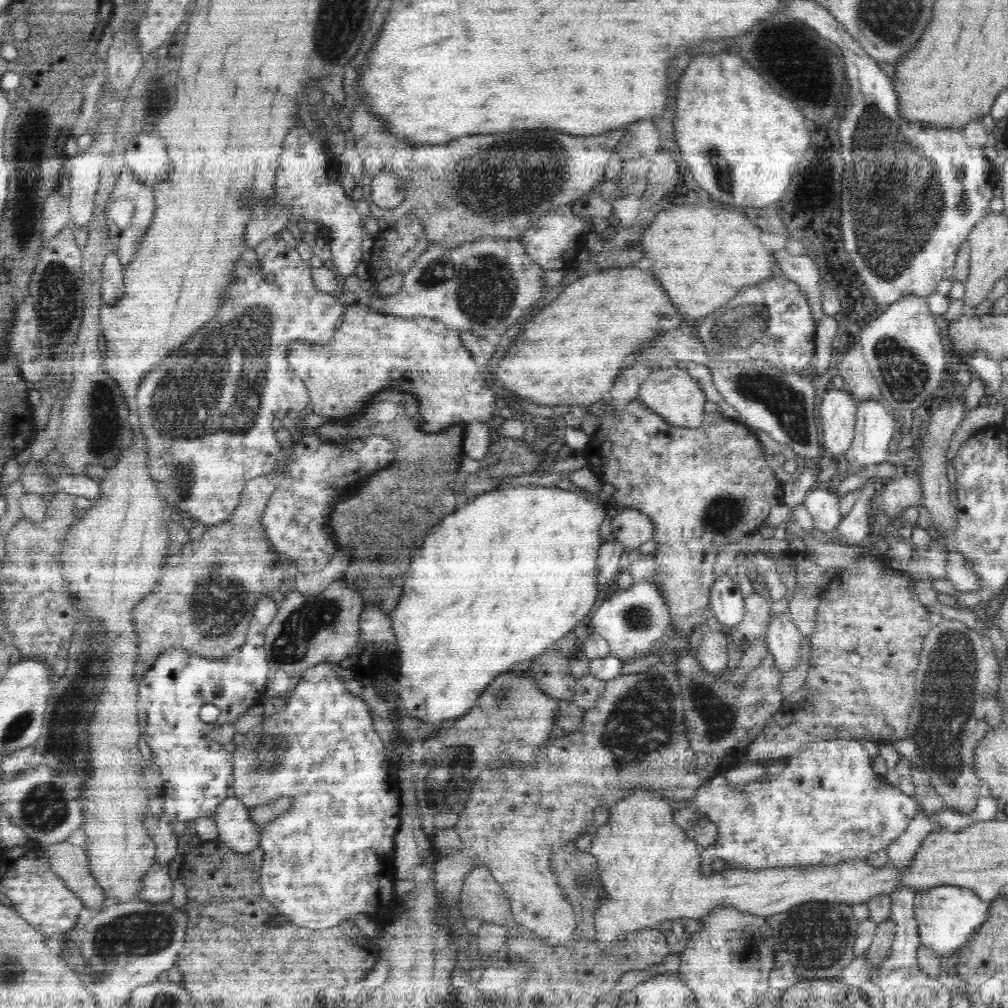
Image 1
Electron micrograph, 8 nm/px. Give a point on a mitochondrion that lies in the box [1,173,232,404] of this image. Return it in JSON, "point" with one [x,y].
{"point":[58,293]}

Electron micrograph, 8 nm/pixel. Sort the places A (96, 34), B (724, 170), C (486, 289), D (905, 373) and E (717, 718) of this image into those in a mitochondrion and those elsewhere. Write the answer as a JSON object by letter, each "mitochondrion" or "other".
{"A":"other","B":"mitochondrion","C":"mitochondrion","D":"mitochondrion","E":"mitochondrion"}

